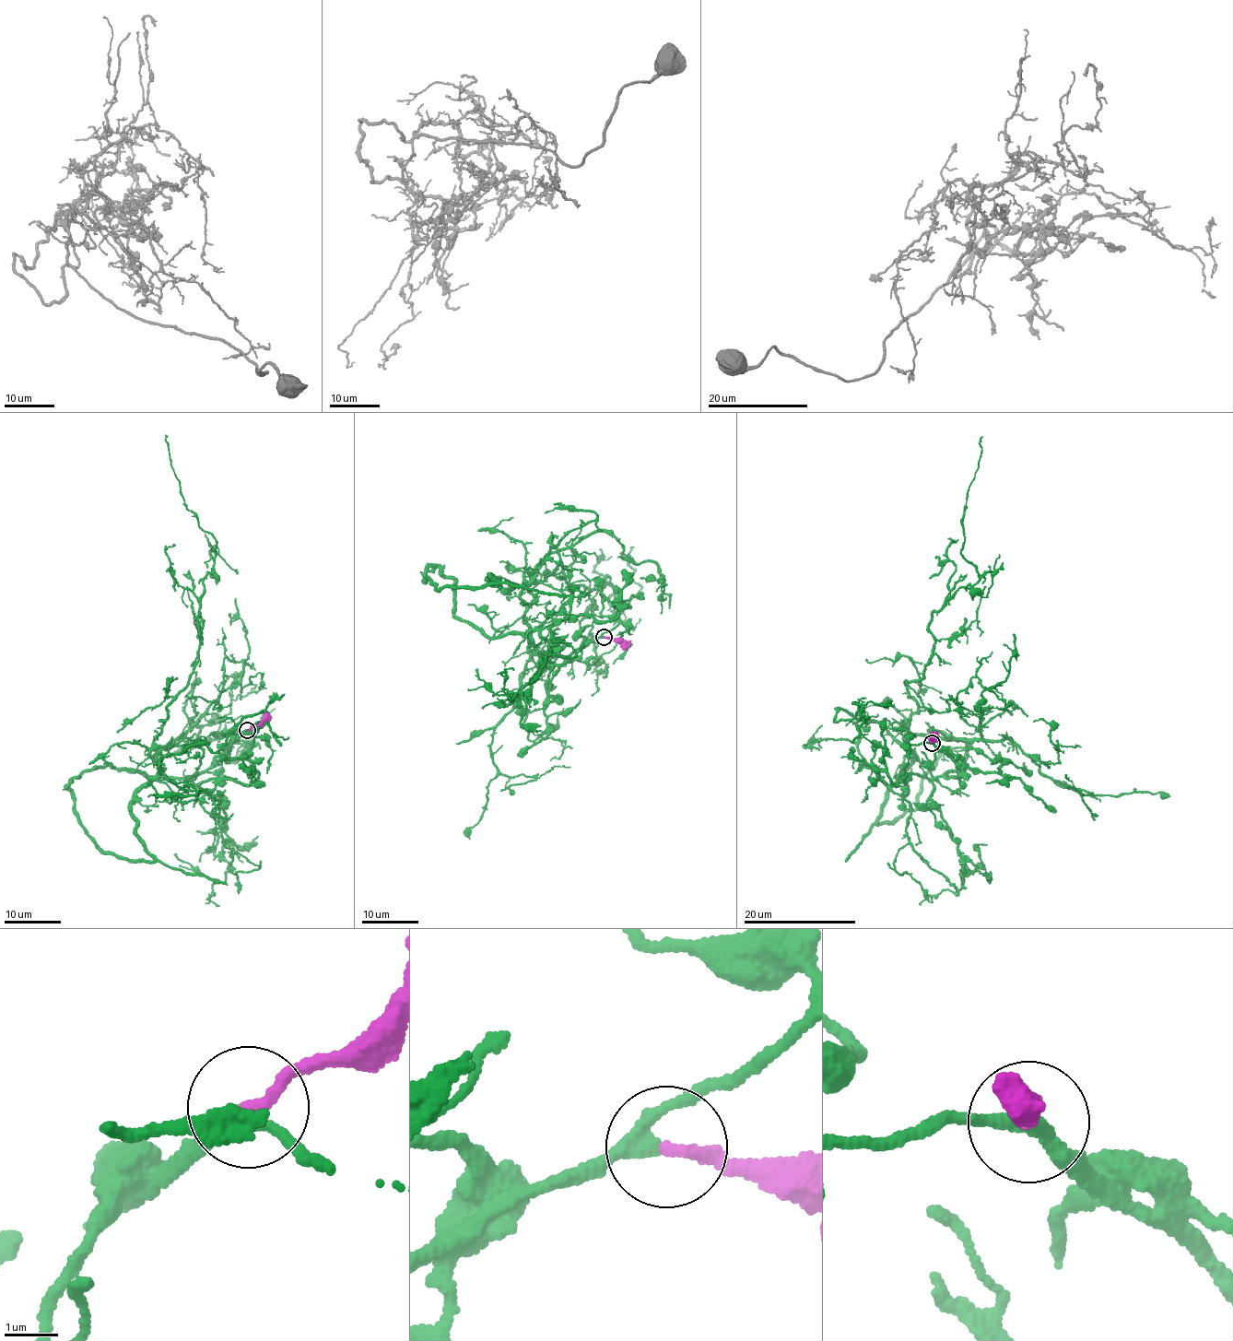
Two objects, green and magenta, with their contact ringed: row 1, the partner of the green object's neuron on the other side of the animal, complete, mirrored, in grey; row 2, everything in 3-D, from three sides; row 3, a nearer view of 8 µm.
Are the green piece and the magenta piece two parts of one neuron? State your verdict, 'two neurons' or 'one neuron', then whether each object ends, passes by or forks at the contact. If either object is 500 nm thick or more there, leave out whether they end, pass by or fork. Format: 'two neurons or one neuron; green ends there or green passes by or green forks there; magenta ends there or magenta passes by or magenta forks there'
one neuron; green passes by; magenta ends there

